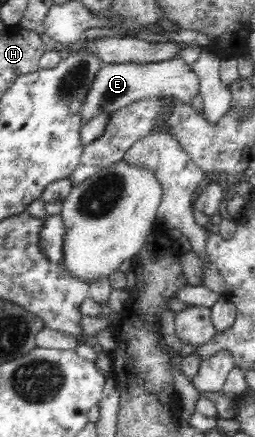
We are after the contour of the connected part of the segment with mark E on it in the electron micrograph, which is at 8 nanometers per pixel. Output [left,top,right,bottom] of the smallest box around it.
[81,57,198,126]

